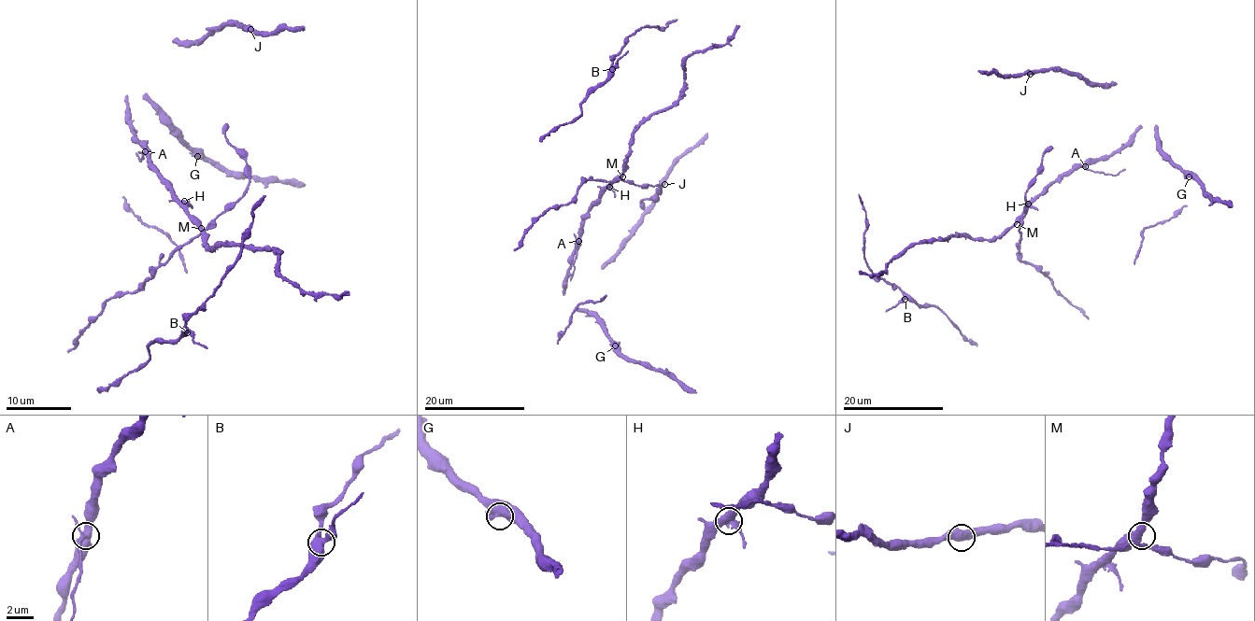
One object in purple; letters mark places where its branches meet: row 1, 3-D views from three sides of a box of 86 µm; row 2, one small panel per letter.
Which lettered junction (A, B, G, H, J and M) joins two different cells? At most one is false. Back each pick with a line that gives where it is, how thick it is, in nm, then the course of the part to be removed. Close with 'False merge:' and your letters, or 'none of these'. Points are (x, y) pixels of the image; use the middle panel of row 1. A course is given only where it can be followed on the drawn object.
A: place (578, 241); calibre 400 nm; course (578, 241), (570, 280)
False merge: A

